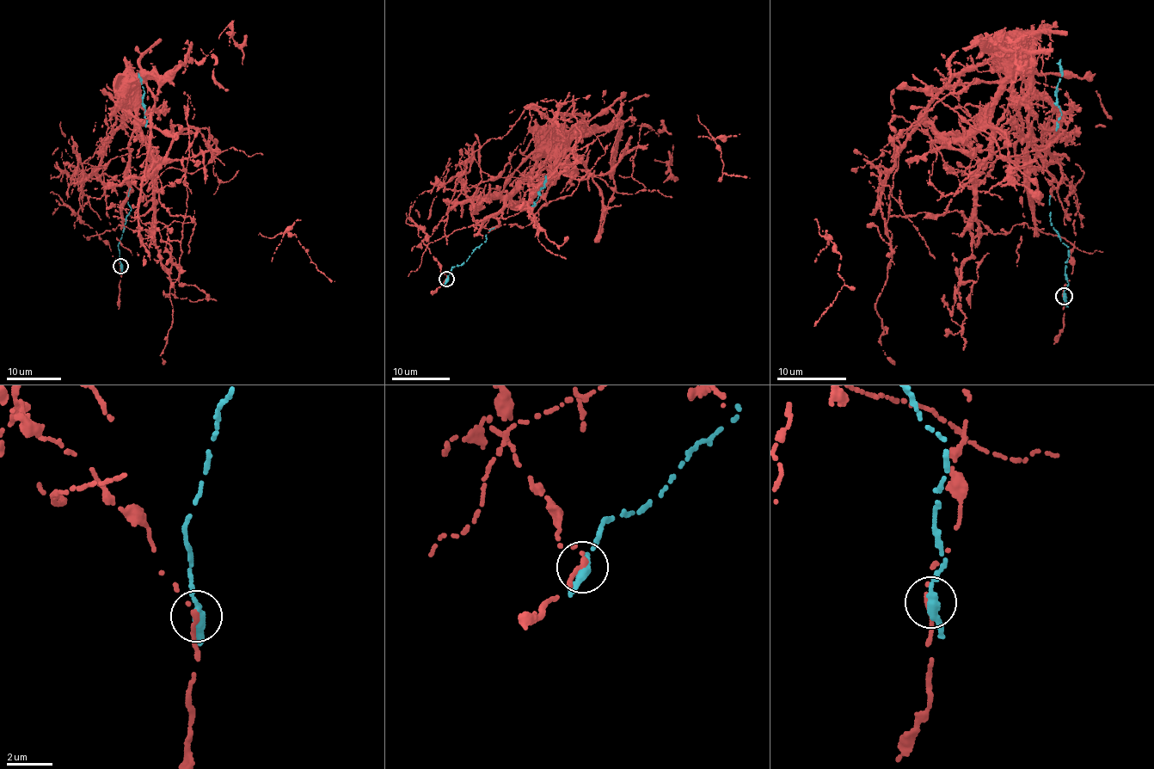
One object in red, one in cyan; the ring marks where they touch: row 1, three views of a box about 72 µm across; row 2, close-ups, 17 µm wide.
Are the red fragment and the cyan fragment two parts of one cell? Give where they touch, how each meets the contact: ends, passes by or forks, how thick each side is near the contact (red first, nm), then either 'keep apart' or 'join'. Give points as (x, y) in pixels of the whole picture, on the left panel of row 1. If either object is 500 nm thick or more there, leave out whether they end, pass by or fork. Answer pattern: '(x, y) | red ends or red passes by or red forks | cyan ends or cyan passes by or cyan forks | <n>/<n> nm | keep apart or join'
(120, 266) | red passes by | cyan passes by | 180/340 nm | keep apart

